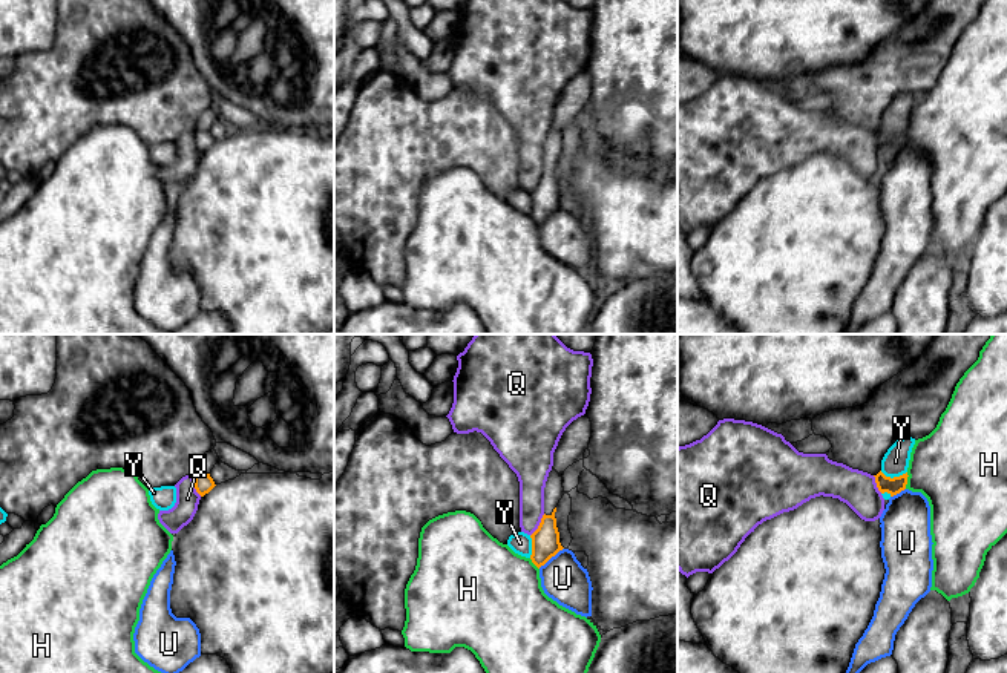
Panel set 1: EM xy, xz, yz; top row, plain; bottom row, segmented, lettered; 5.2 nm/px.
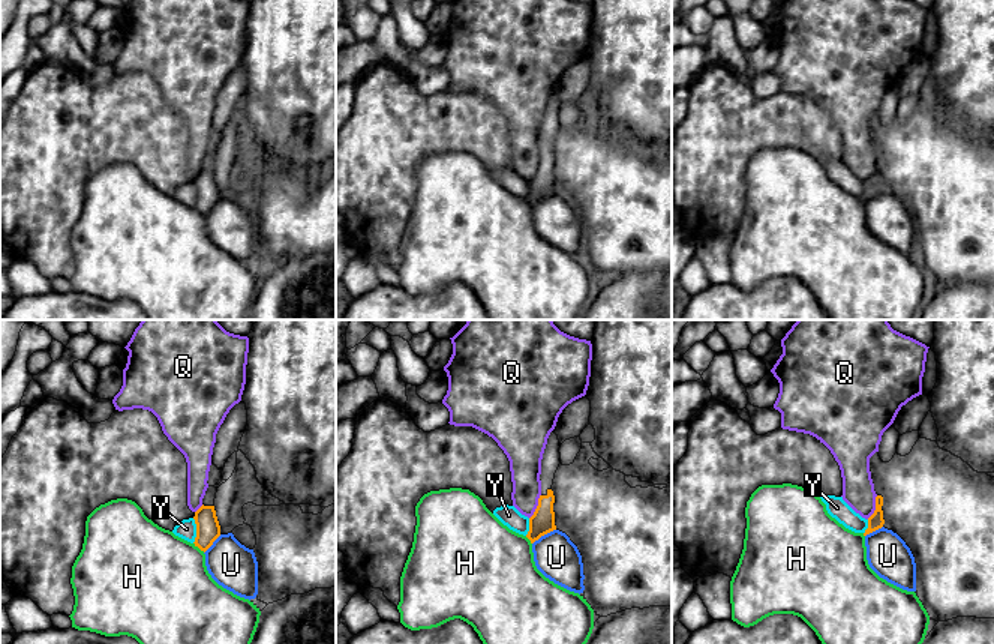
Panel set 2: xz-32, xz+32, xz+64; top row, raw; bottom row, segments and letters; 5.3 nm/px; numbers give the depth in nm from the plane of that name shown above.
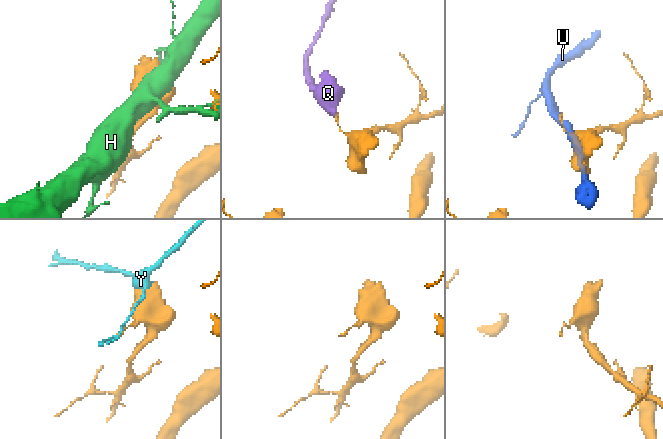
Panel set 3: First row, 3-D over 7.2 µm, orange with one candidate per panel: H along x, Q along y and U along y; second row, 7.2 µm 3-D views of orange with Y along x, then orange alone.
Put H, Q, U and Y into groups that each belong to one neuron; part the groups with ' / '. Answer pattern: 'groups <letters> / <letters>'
groups H / Q / U / Y

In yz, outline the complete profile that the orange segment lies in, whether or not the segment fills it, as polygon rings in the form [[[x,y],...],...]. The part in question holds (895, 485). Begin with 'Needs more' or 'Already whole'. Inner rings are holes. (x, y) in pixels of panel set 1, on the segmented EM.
Already whole. [[[881,471],[874,475],[877,488],[881,494],[887,492],[891,497],[900,494],[901,491],[906,489],[907,484],[907,472],[900,475],[900,477],[886,477]]]

